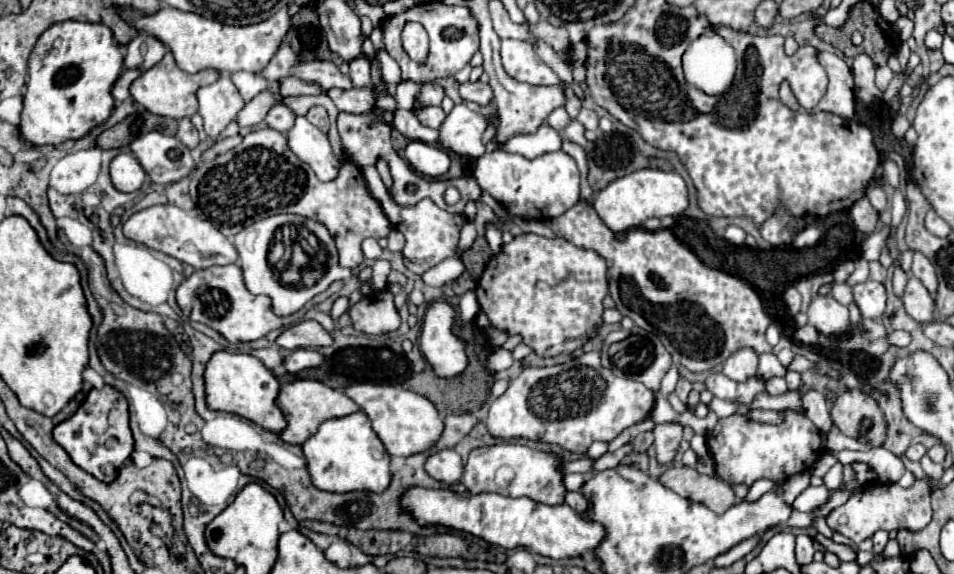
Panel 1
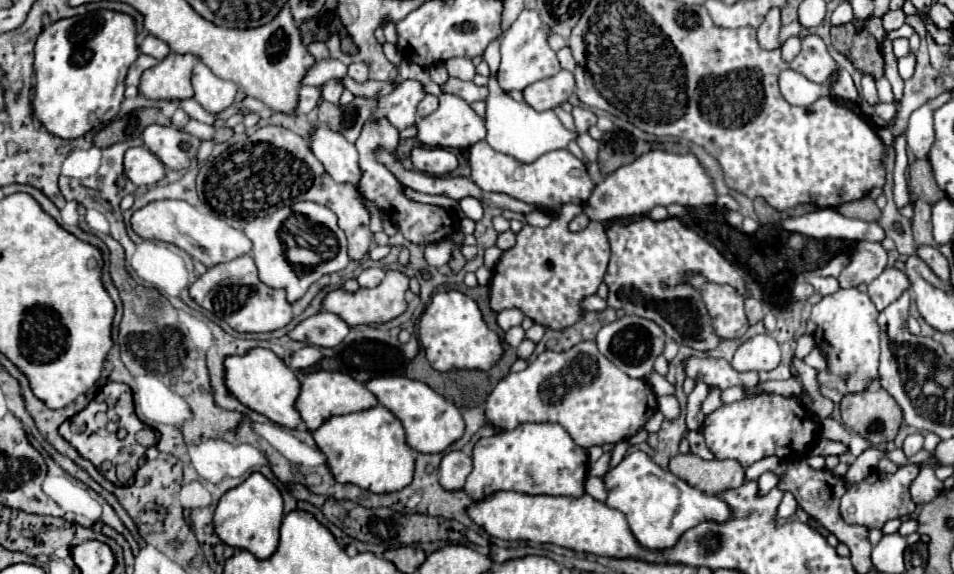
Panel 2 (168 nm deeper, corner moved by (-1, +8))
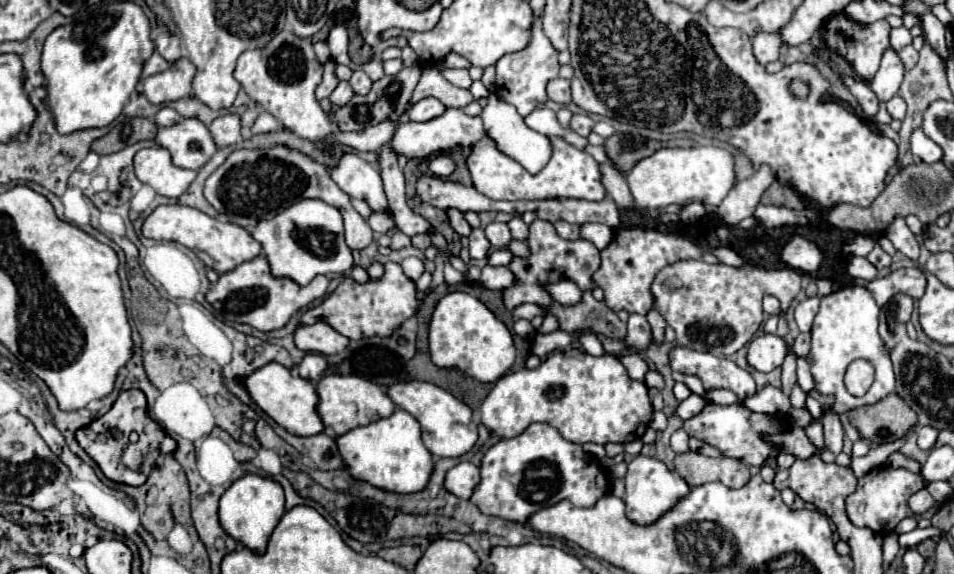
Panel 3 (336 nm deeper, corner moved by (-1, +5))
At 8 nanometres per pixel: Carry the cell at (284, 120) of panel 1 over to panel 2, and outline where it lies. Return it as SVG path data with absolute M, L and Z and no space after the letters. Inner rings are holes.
M302 86L300 88L300 102L296 108L296 114L308 114L314 106L318 106L322 98L322 90L314 88L314 86Z

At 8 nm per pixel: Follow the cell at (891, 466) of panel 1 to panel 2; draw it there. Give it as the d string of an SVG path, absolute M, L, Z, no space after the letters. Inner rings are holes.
M916 432L916 434L912 434L912 436L908 436L908 438L904 440L902 450L904 450L904 454L910 458L910 456L914 456L918 450L922 450L922 446L924 446L924 436Z

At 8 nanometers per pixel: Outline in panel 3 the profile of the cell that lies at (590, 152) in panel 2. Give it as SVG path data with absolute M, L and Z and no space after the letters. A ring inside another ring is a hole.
M600 163L602 169L602 183L606 187L606 193L614 199L614 203L622 209L632 207L632 195L628 193L628 183L620 171L616 171L610 163Z

